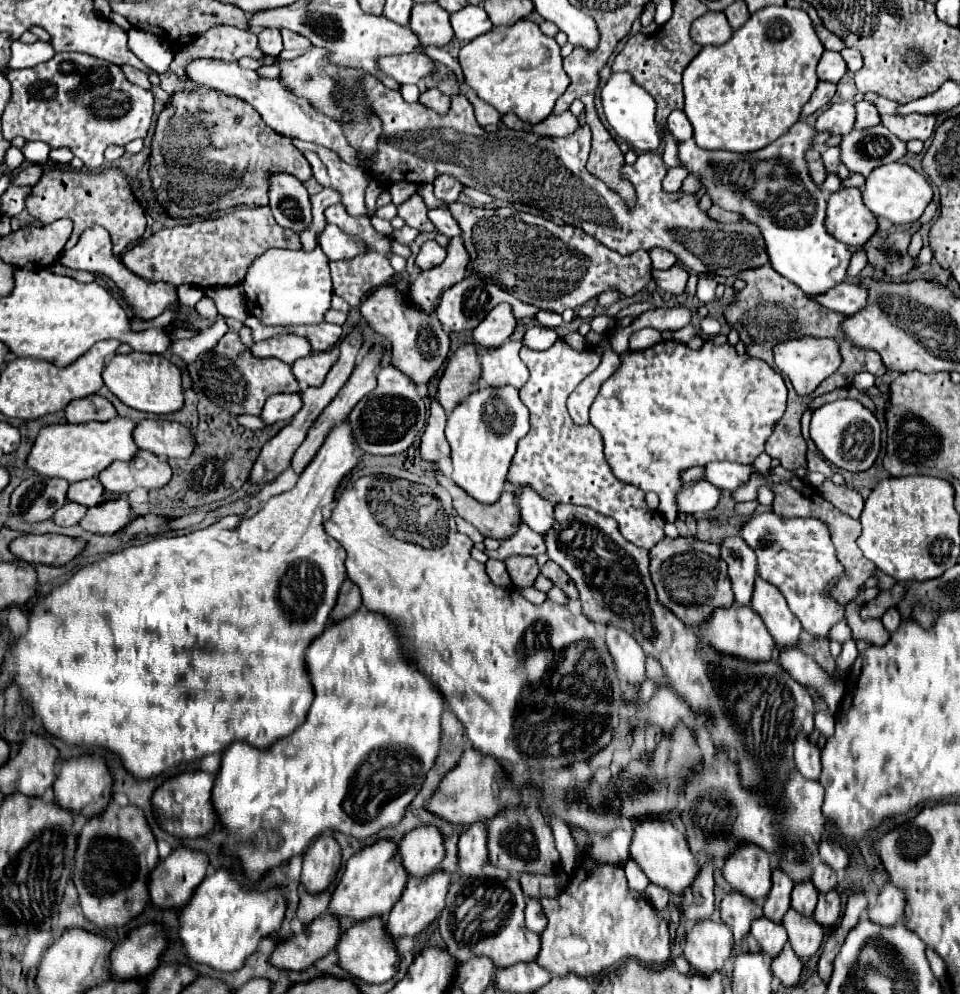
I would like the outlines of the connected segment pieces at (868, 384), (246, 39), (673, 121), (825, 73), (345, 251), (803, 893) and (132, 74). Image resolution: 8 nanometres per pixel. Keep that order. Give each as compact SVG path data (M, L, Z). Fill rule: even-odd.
M861 372L861 374L857 374L857 376L855 376L853 386L855 386L857 390L873 388L873 386L875 386L875 376L873 376L873 374L869 374L869 372Z
M215 26L203 36L183 44L175 54L169 66L171 72L177 74L181 82L195 90L195 86L185 78L185 66L193 62L193 58L213 58L223 62L237 62L239 58L263 58L263 52L255 44L255 34L251 30L239 30L235 26Z
M675 110L675 112L669 114L669 118L667 118L667 128L669 128L669 132L675 136L675 140L679 140L679 142L693 136L693 128L691 128L691 124L687 122L687 116L685 116L683 110Z
M825 50L819 64L817 64L819 80L827 80L827 82L837 84L845 72L847 72L847 66L845 66L845 60L841 58L841 54Z
M327 224L325 230L321 232L319 246L323 248L323 252L327 254L329 260L347 260L347 258L353 258L353 256L365 252L365 248L367 248L357 238L353 238L353 242L351 242L349 236L333 224Z
M799 882L799 884L795 884L793 894L791 894L791 908L795 908L799 914L813 916L817 896L819 896L819 892L815 890L815 886L811 882Z
M121 66L121 70L125 72L125 78L141 88L151 88L151 82L149 82L149 76L137 68L131 68L131 66Z

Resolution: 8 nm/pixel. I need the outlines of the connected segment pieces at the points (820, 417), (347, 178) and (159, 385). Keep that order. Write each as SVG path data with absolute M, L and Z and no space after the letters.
M853 398L835 400L817 408L811 418L811 438L829 462L849 472L871 468L881 448L881 428L877 418L871 410Z
M291 138L291 140L297 146L297 150L301 150L301 154L307 158L307 162L313 166L313 178L321 186L337 190L341 194L343 206L349 210L349 214L353 214L353 218L375 216L375 214L369 214L365 206L363 192L369 182L369 174L363 168L343 162L329 148L317 146L313 142L301 142L299 138Z
M131 352L131 354L115 354L103 370L105 386L127 406L151 412L151 414L169 414L183 406L183 388L181 388L181 372L175 364L165 360L159 354Z

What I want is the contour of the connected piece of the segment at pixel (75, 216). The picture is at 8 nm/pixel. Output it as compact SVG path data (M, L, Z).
M59 168L47 170L41 176L41 180L33 186L33 192L25 204L27 212L43 224L51 224L59 218L69 218L71 222L75 222L69 244L65 246L67 250L75 246L75 242L79 240L81 232L87 226L99 224L109 230L113 240L113 254L119 258L129 244L139 240L139 235L144 234L147 226L145 209L134 196L129 180L123 178L123 174L113 168L99 174L89 174L83 170L59 170Z

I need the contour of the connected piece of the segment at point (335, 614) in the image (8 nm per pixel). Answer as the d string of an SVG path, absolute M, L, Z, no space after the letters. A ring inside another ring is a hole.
M349 578L343 582L341 586L341 592L339 592L339 600L337 600L337 606L333 608L331 612L331 620L339 622L341 618L347 618L349 614L353 614L355 610L361 608L361 592L357 590L357 584L355 582L349 582Z

